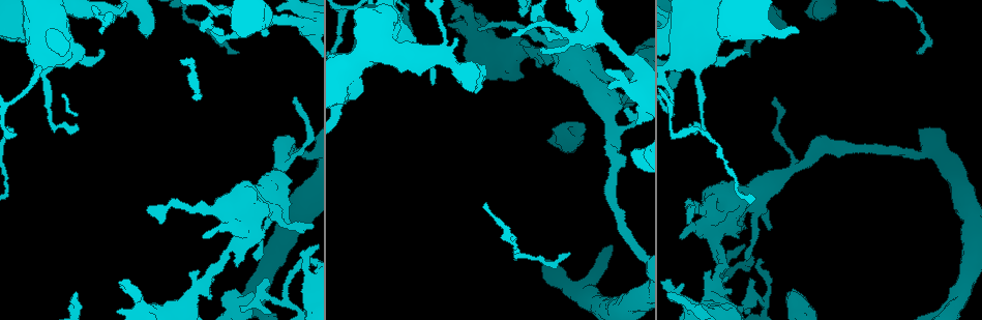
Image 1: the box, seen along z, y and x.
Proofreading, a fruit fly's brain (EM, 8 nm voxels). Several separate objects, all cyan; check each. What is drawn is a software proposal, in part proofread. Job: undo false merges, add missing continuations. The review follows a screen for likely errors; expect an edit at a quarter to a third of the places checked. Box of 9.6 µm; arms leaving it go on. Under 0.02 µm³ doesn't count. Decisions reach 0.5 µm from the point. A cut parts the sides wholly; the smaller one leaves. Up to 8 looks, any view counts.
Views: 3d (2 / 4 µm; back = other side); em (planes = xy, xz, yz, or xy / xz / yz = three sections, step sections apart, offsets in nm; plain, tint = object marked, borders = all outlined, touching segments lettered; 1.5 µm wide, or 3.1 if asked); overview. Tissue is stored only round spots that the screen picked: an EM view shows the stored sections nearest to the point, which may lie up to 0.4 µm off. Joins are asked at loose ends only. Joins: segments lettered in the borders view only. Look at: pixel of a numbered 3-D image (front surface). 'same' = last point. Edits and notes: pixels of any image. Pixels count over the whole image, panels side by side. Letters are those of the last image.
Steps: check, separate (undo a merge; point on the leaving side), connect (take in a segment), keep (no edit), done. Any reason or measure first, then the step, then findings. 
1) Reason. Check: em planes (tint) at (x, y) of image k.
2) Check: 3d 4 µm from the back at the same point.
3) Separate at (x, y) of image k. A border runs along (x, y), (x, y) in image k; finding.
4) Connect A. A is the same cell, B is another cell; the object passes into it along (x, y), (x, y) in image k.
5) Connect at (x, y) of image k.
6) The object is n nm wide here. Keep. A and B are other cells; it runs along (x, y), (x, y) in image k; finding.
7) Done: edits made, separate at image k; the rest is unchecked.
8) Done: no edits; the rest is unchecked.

Free end. Check: em planes (borders) at (277, 11) of image 1.

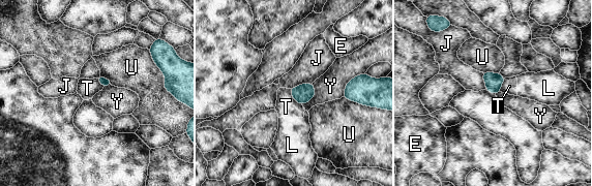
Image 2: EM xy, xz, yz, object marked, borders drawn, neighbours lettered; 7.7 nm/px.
The longest contact is with U, 260 nm. Keep. E, J, L, T, U and Y are other cells; a border runs along (290, 89), (292, 97), (301, 104) in image 2; no lettered segment goes on from it.

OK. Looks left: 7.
Check: 3d 4 µm at (774, 96) of image 1.

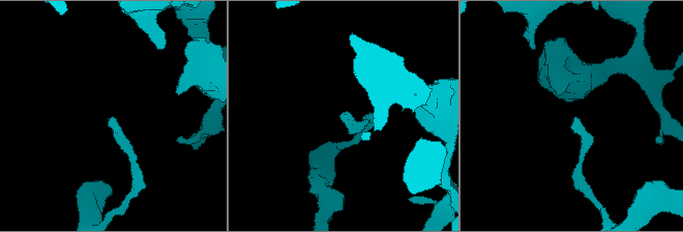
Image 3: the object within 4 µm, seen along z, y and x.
Check: em xy step 4 (tint) at (574, 119) of image 3.

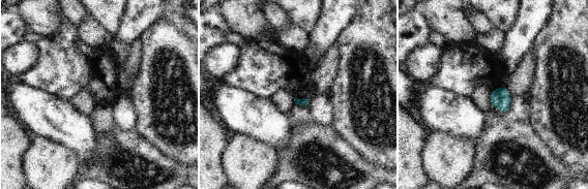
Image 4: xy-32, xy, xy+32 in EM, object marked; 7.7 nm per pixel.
Check: em planes (borders) at the same point.

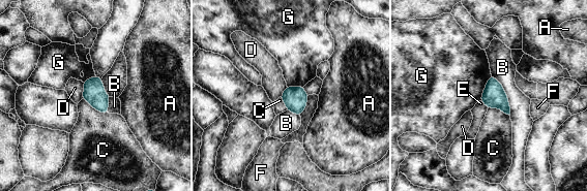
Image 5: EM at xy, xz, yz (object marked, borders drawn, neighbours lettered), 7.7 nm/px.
The longest contact is with B, 360 nm. Keep. A, B, C, D, E, F and G are other cells; a border runs along (491, 75), (480, 100) in image 5; none of them fits.

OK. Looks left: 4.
Thick turns thin. Check: 3d 4 µm at (203, 210) of image 1.

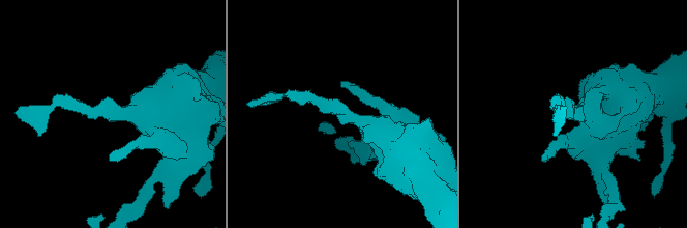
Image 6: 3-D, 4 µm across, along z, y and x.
The arms are 200, 480 nm wide; need the tissue. Check: em xy step 4 (borders) at (110, 113) of image 6.

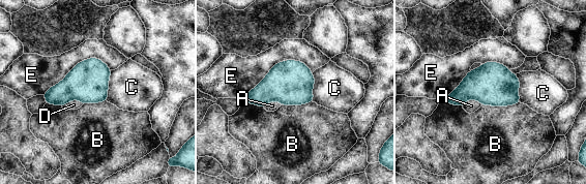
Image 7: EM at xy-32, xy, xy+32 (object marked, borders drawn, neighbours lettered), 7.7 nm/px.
Cut it another way. Check: em planes (borders) at the same point.

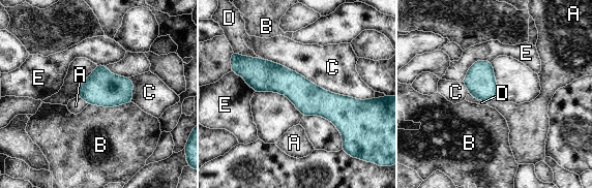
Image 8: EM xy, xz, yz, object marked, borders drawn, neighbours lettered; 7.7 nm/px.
Keep. A, B, C, D and E are other cells; a border runs along (130, 101), (115, 106), (88, 104) in image 8; one neuron here.

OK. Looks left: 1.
Done: no edits; the rest is unchecked.

